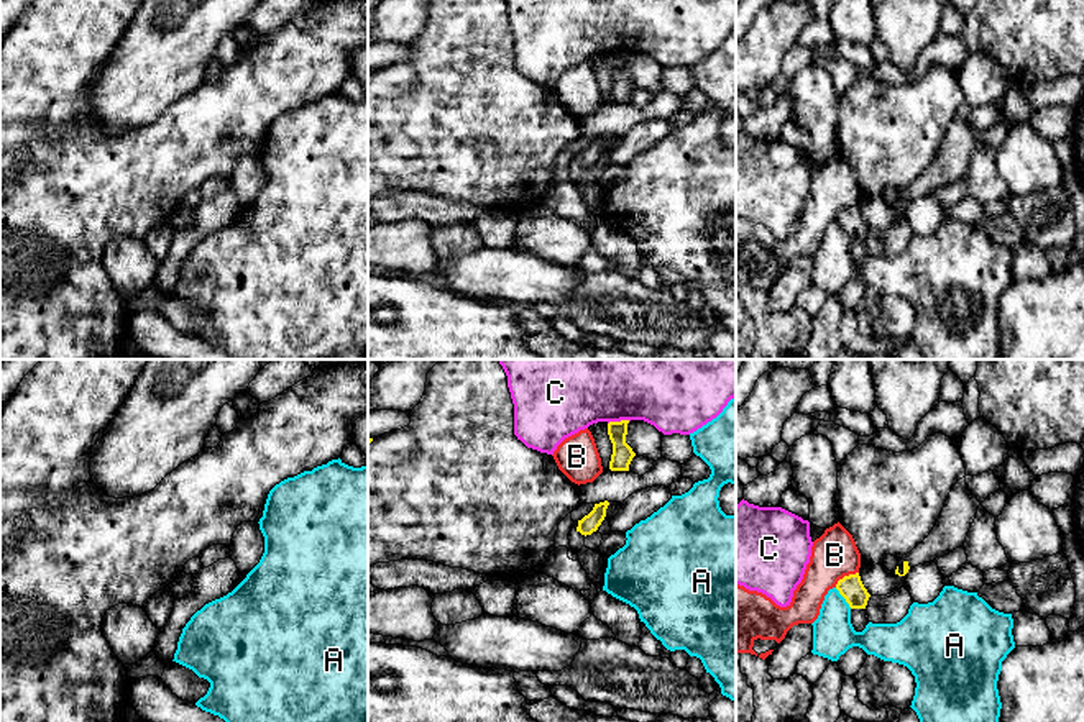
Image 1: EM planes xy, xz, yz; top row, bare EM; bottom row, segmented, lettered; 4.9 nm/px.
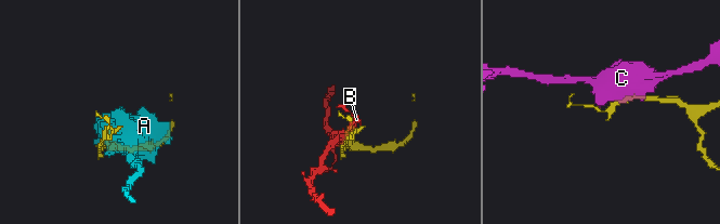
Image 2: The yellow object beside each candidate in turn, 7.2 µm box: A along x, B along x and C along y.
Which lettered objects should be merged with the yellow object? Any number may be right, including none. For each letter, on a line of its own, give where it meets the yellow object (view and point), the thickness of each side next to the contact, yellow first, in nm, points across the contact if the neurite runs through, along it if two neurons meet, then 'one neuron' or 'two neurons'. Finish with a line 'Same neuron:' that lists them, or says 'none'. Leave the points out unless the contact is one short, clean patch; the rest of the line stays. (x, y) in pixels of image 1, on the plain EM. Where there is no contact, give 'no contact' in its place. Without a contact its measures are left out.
A: yz (843, 228) | 120/200 nm | two neurons
B: yz (845, 209) | 120/220 nm | two neurons
C: xz (618, 54) | 100/300 nm | two neurons
Same neuron: none

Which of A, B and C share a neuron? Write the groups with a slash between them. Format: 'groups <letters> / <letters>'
groups A / B / C

